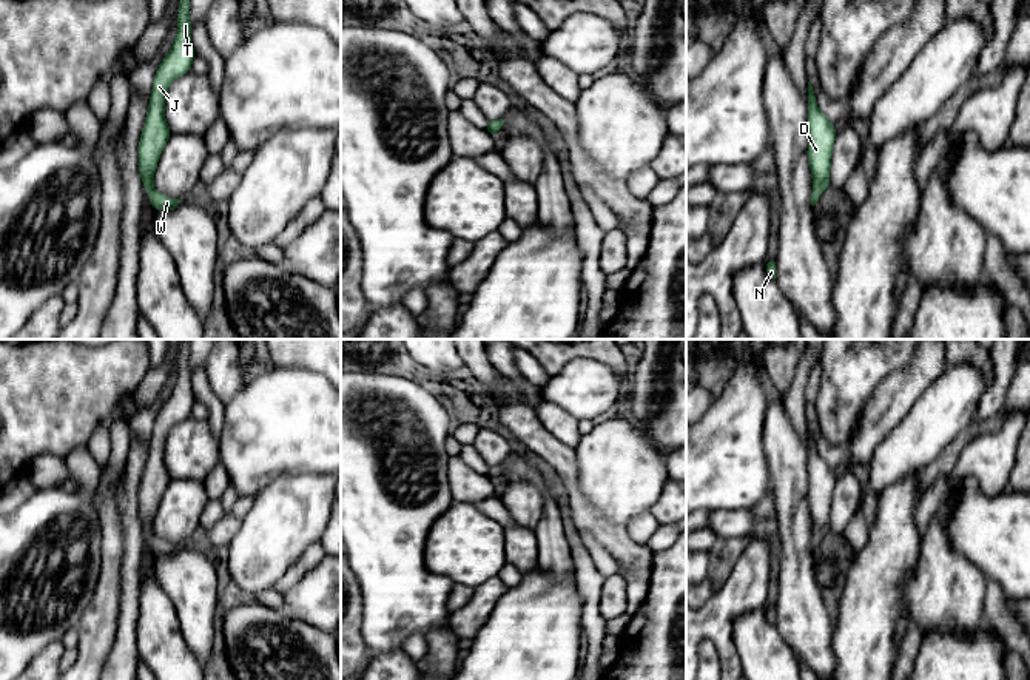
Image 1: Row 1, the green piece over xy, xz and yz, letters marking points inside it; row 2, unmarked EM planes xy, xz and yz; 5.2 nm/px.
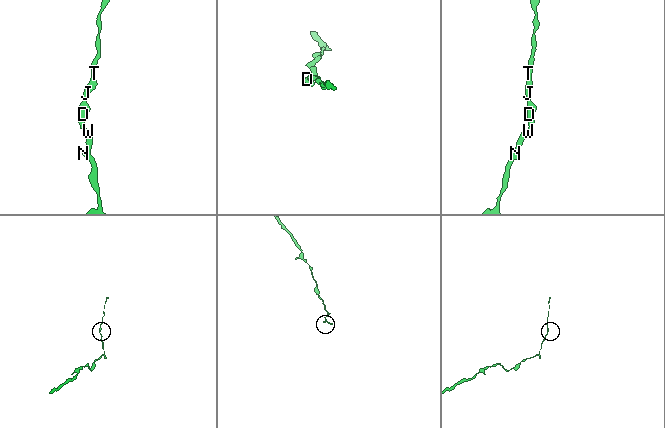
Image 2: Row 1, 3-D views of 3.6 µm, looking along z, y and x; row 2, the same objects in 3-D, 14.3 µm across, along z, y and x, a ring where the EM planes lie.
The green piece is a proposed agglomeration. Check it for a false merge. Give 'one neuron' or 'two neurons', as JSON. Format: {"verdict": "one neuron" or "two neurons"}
{"verdict": "one neuron"}

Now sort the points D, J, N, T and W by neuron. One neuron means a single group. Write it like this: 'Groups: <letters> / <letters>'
Groups: D J N T W

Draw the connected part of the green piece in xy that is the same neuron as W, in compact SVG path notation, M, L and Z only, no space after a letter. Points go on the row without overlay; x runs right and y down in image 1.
M180 339L177 359L177 381L171 396L159 410L153 436L150 443L150 453L143 469L139 487L139 517L143 527L143 535L150 540L150 549L154 557L173 555L180 546L171 544L154 535L153 521L156 518L160 498L171 483L171 475L163 461L165 438L170 429L190 418L191 407L196 401L191 389L191 367L190 367L190 339Z

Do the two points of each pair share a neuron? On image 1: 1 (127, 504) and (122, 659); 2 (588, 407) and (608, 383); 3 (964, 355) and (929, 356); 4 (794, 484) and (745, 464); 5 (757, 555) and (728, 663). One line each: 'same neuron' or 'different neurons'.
1: same neuron
2: same neuron
3: different neurons
4: different neurons
5: same neuron

